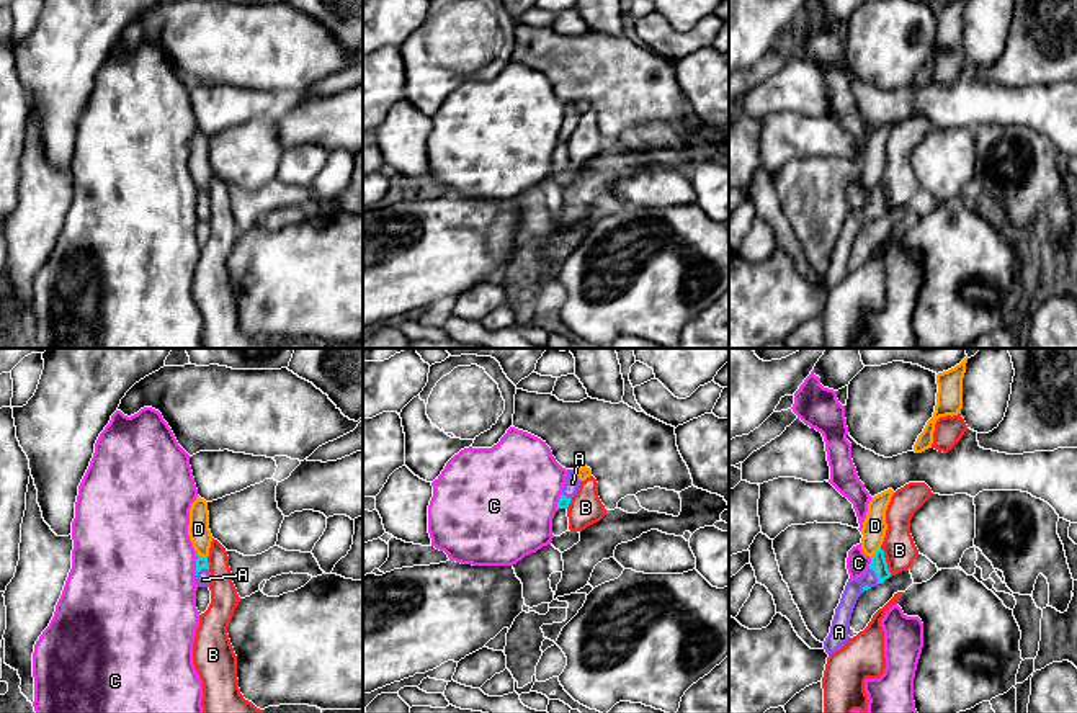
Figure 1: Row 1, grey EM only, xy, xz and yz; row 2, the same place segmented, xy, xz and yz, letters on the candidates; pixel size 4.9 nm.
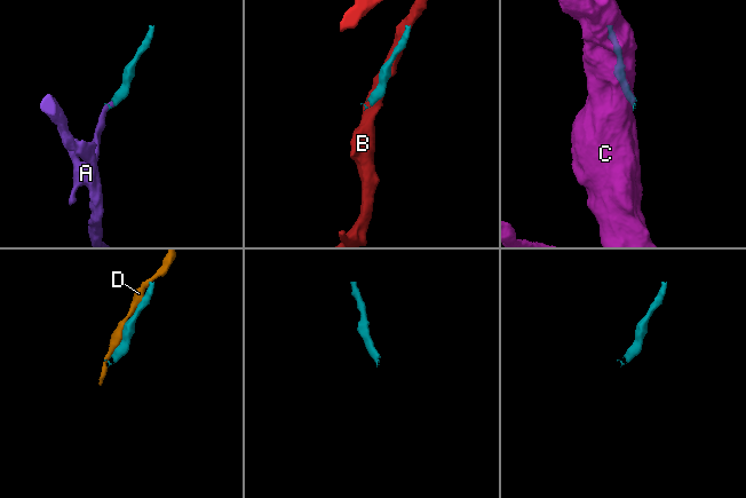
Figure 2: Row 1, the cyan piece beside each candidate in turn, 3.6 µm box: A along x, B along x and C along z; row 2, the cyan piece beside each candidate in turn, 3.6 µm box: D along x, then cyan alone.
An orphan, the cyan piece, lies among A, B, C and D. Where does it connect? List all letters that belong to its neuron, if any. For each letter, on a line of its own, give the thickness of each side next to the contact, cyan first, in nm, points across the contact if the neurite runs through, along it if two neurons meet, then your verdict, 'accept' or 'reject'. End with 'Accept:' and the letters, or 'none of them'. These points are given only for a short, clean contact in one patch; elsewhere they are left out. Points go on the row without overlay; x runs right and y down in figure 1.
A: calibres 80 and 90 nm; way yz (878, 195), (876, 210), (853, 223); accept
B: calibres 80 and 160 nm; reject
C: calibres 60 and 500 nm; reject
D: calibres 80 and 120 nm; reject
Accept: A

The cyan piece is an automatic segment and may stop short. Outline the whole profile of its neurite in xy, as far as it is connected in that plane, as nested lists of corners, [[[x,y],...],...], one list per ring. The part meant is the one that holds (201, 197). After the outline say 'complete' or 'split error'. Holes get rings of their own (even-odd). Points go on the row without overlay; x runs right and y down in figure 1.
[[[196,186],[196,217],[198,221],[209,221],[211,217],[211,206],[209,206],[209,196],[208,191],[203,191]]] | split error

